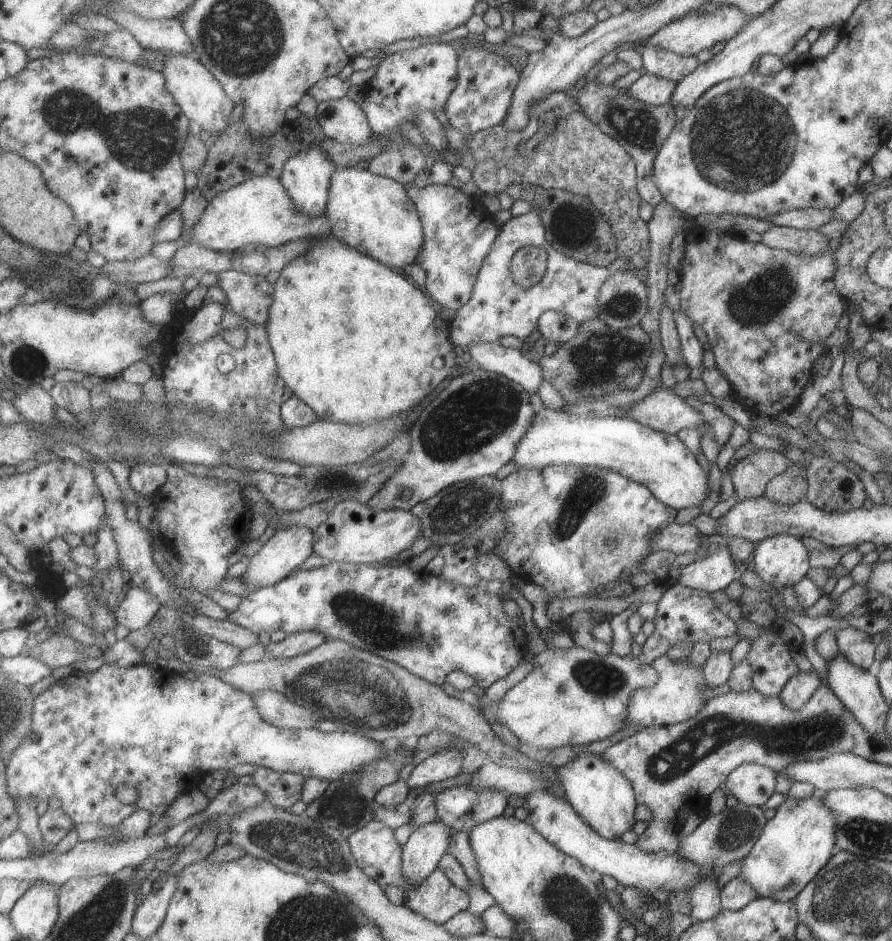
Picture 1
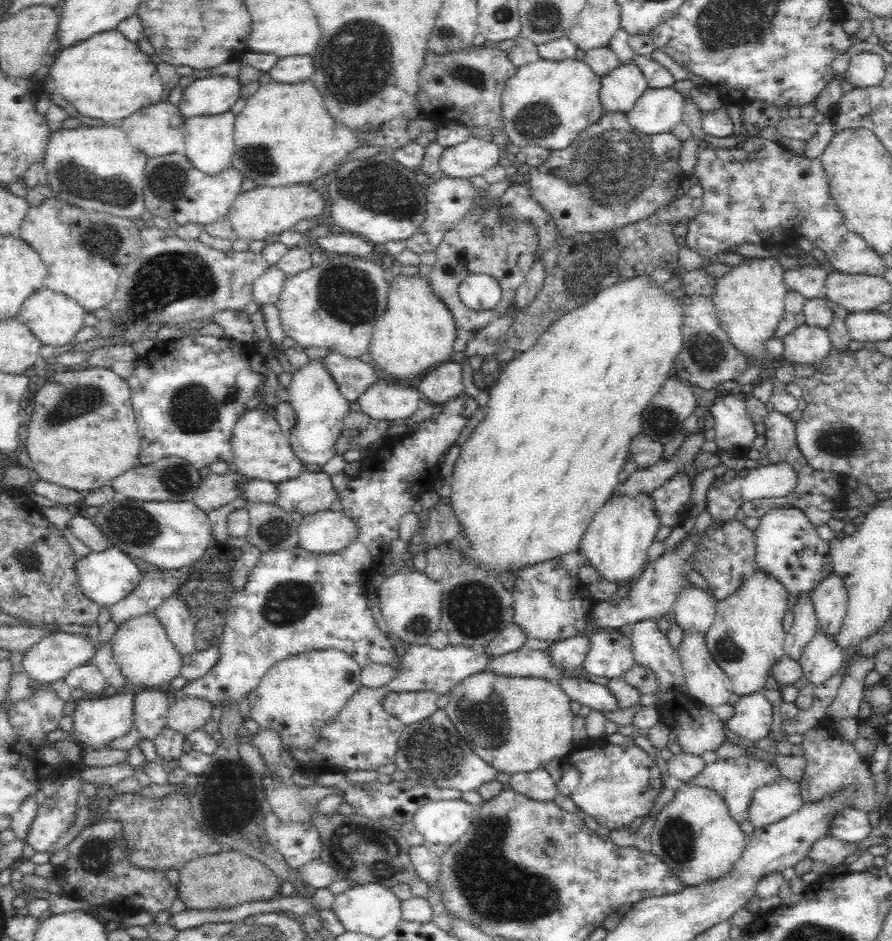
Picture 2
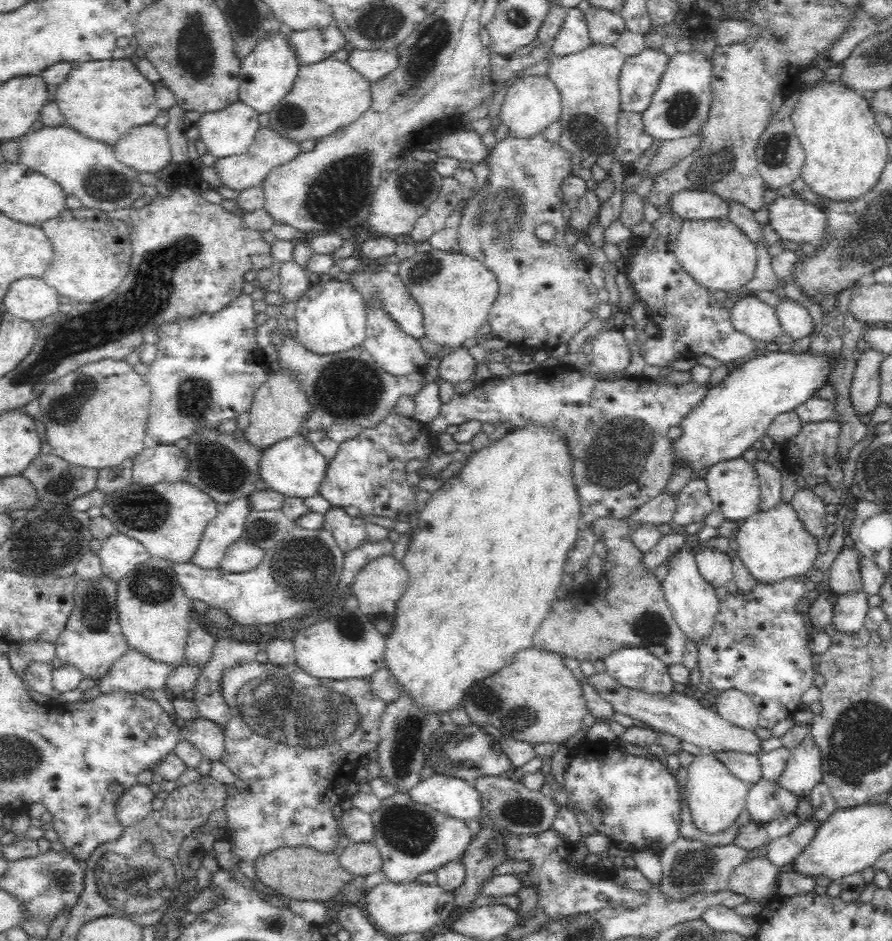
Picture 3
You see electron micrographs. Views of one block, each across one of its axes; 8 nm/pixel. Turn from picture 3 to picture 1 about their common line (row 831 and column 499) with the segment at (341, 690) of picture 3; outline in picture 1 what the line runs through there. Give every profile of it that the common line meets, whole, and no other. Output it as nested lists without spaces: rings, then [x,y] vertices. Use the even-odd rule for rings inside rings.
[[[535,209],[524,215],[512,216],[500,226],[499,236],[479,270],[471,300],[456,313],[451,323],[452,341],[458,349],[466,349],[476,342],[497,342],[505,336],[517,336],[525,341],[538,331],[539,320],[545,311],[563,312],[580,323],[597,317],[601,284],[609,278],[612,270],[565,256],[558,248],[553,248],[548,236],[545,224]],[[529,245],[546,250],[547,269],[541,281],[530,288],[524,288],[515,283],[509,268],[517,250]]]

